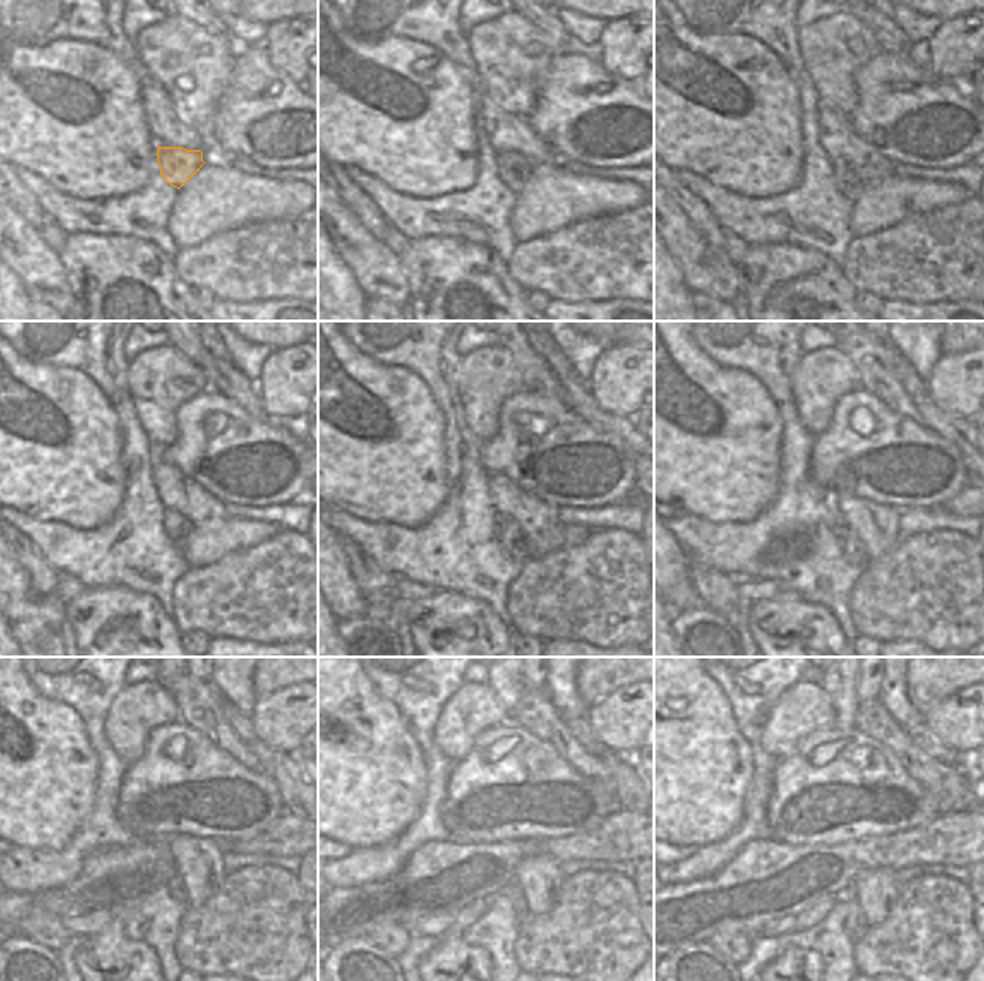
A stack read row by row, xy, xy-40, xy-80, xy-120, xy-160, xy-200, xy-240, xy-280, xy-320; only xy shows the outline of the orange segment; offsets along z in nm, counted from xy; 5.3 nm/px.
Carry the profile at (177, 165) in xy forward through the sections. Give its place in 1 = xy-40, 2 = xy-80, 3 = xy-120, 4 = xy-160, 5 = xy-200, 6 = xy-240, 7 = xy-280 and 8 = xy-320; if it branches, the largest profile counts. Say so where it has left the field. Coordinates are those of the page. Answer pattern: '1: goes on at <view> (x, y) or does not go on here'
1: goes on at xy-40 (513, 168)
2: goes on at xy-80 (848, 182)
3: goes on at xy-120 (177, 527)
4: goes on at xy-160 (515, 542)
5: goes on at xy-200 (852, 549)
6: goes on at xy-240 (176, 885)
7: goes on at xy-280 (513, 891)
8: goes on at xy-320 (854, 924)

